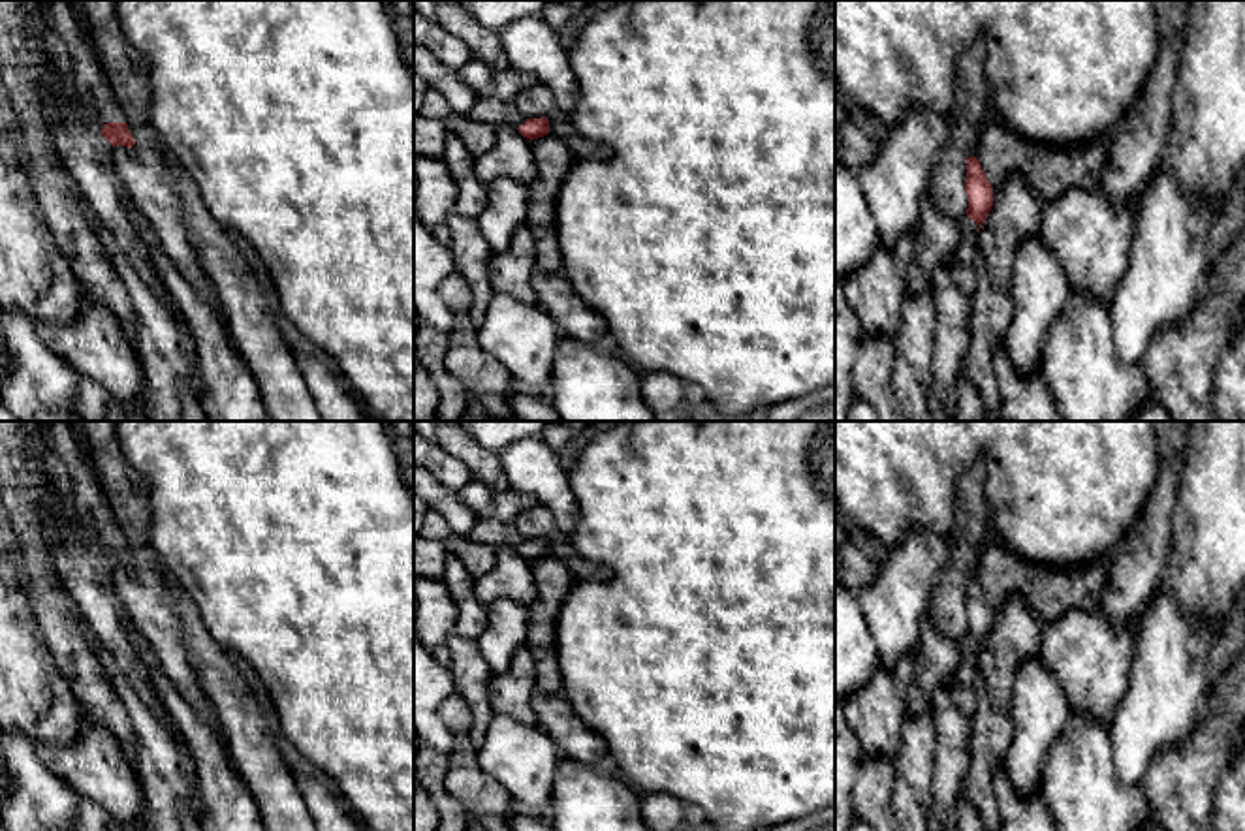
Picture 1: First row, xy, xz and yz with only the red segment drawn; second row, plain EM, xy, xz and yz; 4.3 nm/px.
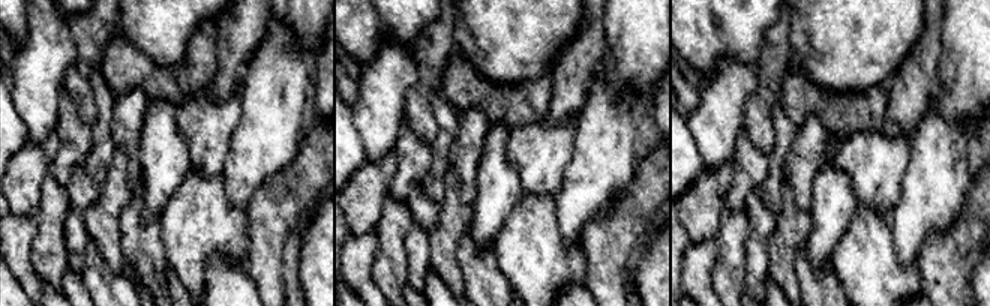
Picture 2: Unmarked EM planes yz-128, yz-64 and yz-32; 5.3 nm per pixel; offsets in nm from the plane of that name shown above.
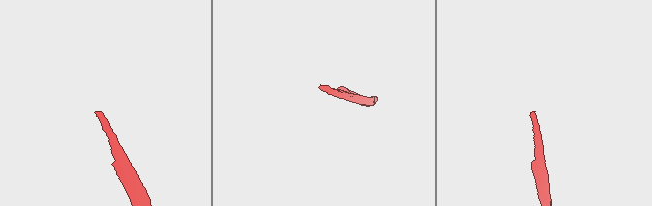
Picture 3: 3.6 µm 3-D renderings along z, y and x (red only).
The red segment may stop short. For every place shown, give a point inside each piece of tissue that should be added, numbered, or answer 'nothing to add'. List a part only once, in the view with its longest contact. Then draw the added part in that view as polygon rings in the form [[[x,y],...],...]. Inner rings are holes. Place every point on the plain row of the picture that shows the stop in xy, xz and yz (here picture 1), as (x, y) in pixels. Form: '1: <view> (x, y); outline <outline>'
1: xy (78, 534); outline [[[23,421],[23,431],[28,457],[45,481],[43,530],[66,592],[132,688],[175,729],[152,688],[147,664],[130,641],[134,622],[117,594],[113,566],[102,557],[107,543],[124,543],[124,536],[90,463],[68,421],[47,421],[45,427]],[[49,457],[66,470],[71,487],[70,508],[47,466]]]

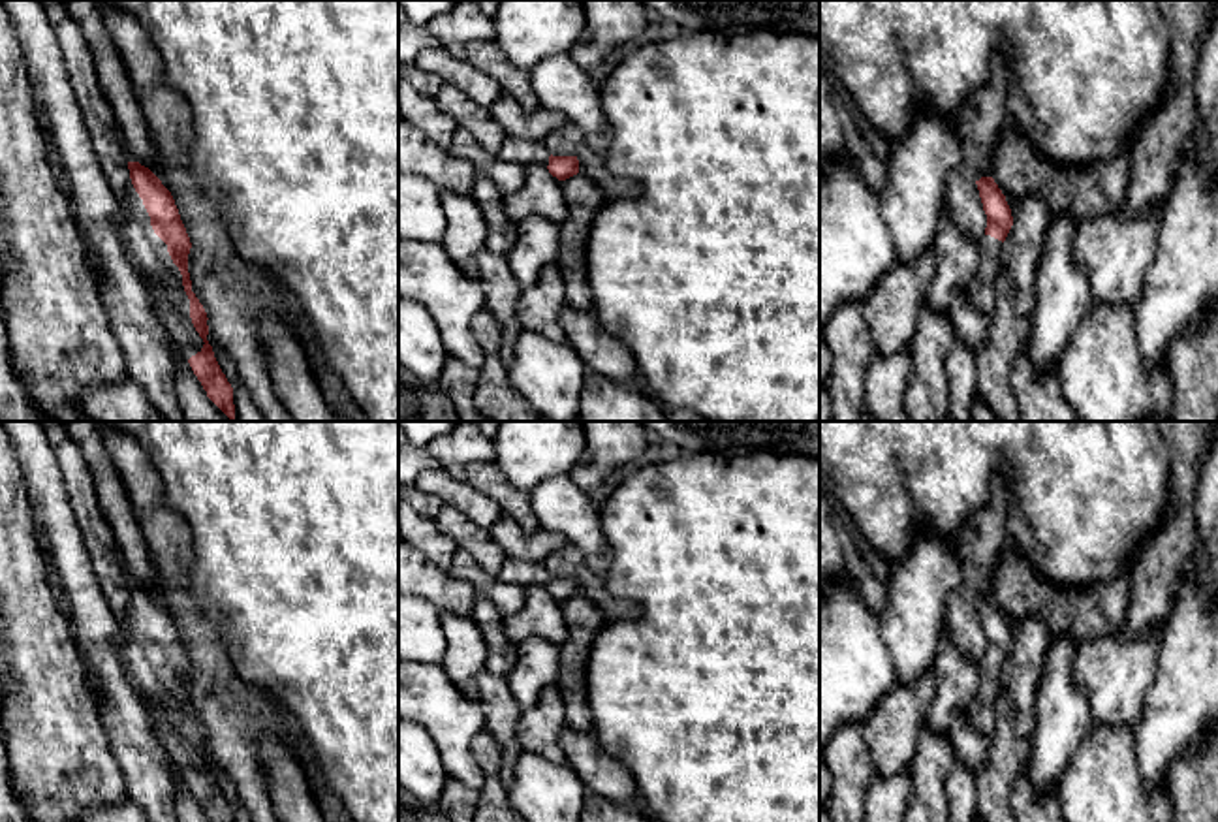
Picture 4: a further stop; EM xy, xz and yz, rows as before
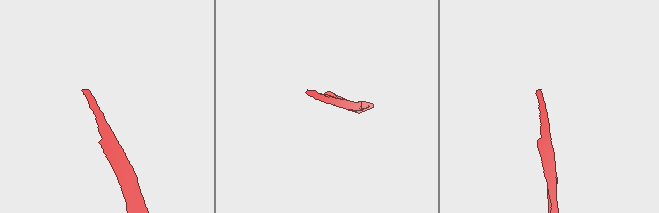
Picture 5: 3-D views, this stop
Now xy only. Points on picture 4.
1: xy (143, 668); outline [[[133,606],[124,615],[117,615],[117,621],[118,632],[111,643],[126,677],[141,692],[179,771],[192,779],[201,773],[205,764],[192,745],[182,696],[173,685],[167,666],[154,655],[150,638]]]

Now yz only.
1: yz (982, 710); outline [[[983,656],[977,670],[979,670],[979,687],[966,713],[974,722],[974,726],[977,728],[977,732],[987,741],[991,741],[994,732],[994,703],[1002,690],[1004,664],[991,656]]]

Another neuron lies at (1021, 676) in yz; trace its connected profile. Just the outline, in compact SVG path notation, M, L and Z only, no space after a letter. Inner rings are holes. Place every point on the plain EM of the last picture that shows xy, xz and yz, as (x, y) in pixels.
M1038 615L1023 617L1009 630L1013 647L1004 662L1002 690L1011 698L1017 734L1030 739L1049 632Z

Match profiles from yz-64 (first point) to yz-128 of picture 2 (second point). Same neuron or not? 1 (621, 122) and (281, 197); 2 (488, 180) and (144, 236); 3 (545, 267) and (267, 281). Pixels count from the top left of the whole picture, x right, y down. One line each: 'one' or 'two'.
1: two
2: two
3: two

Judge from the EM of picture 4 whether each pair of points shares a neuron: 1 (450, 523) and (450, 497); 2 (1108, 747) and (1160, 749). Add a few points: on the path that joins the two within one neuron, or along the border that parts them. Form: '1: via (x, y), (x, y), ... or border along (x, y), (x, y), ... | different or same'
1: border along (444, 503), (461, 510), (485, 531) | different
2: border along (1134, 734), (1141, 779), (1158, 789) | different

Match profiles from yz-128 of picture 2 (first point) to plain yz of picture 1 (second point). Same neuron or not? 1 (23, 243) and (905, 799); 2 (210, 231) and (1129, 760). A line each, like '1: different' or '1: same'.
1: different
2: different

